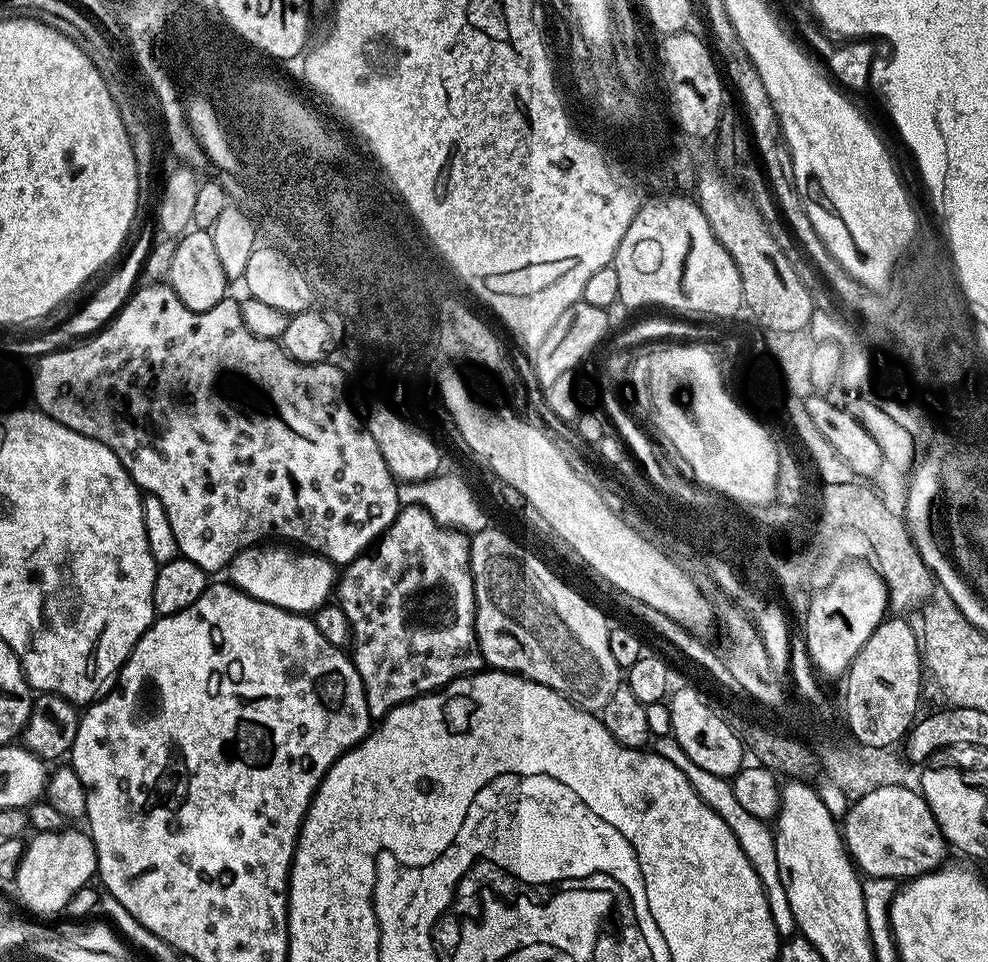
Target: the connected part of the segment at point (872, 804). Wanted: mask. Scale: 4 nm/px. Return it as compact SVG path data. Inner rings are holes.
M904 785L881 786L865 797L851 801L848 813L844 815L842 821L842 835L844 847L848 849L852 863L865 877L874 879L904 882L909 878L925 876L927 872L935 872L941 867L945 863L944 855L950 852L931 806L919 791L907 789Z

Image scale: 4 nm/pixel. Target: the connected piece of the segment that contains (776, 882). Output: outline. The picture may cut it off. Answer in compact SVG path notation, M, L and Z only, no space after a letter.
M660 738L655 741L655 744L654 751L656 755L674 762L674 766L678 766L678 770L682 770L682 774L686 774L690 786L694 786L694 790L702 798L702 802L706 802L706 806L713 808L722 818L722 822L726 822L726 826L730 826L734 838L738 838L738 846L742 846L750 866L754 866L754 870L762 882L777 932L780 933L781 937L791 937L794 932L792 911L790 910L790 902L786 902L786 890L782 890L782 878L778 874L778 858L776 857L773 829L765 821L754 818L754 814L747 812L738 803L738 798L734 798L731 783L725 777L715 776L710 774L710 770L702 770L702 766L697 766L690 759L690 754L686 754L686 750L682 750L682 746L678 746L676 739Z

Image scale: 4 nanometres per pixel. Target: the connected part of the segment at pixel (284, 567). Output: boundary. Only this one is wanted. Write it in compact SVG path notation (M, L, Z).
M253 546L242 550L228 563L226 575L229 576L227 579L233 588L241 588L247 596L270 602L287 612L312 614L329 603L338 583L337 565L325 556L318 556L307 550L297 550L292 546L264 547L268 546Z

